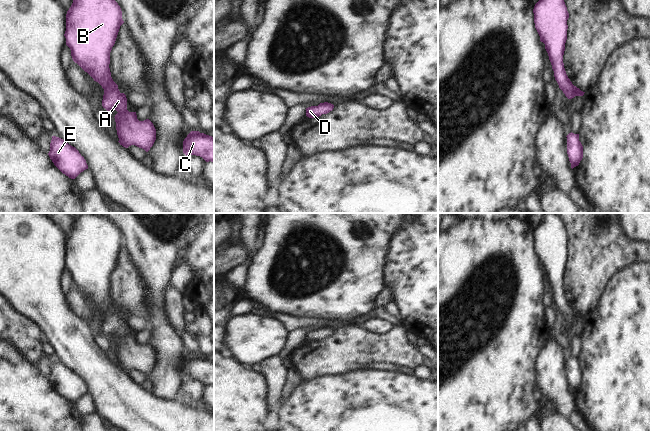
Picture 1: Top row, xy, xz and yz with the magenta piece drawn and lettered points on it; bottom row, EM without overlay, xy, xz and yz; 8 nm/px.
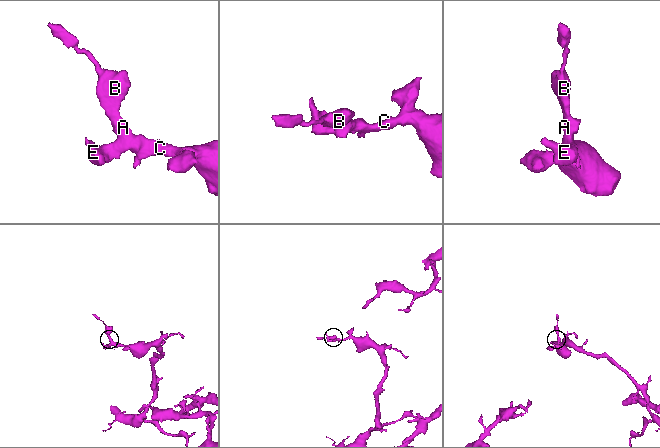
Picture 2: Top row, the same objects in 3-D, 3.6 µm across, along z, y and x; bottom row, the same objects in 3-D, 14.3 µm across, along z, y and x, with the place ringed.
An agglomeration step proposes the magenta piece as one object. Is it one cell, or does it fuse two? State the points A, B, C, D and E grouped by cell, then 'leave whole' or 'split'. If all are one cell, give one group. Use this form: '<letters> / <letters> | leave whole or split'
A B C D E | leave whole

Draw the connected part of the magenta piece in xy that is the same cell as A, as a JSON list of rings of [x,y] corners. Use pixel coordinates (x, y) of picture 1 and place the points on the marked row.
[[[73,0],[64,36],[73,61],[104,89],[103,108],[118,112],[114,118],[120,145],[135,145],[148,152],[156,140],[156,129],[149,119],[139,121],[136,112],[127,110],[126,95],[119,91],[109,68],[110,52],[123,23],[115,0]]]

